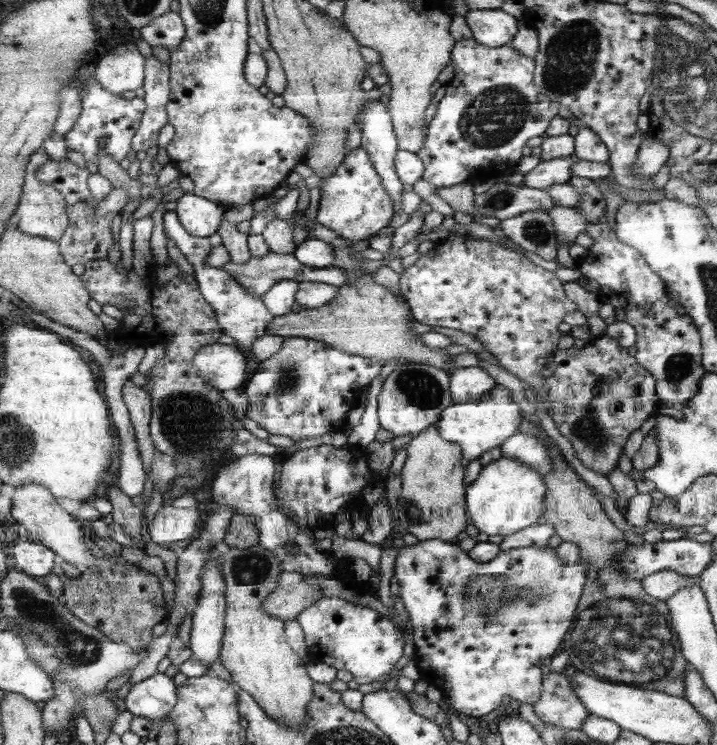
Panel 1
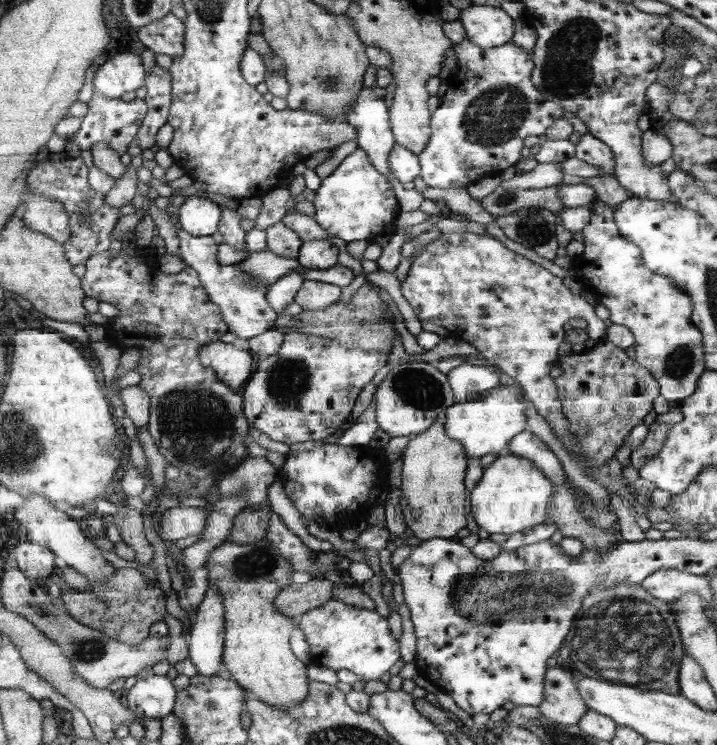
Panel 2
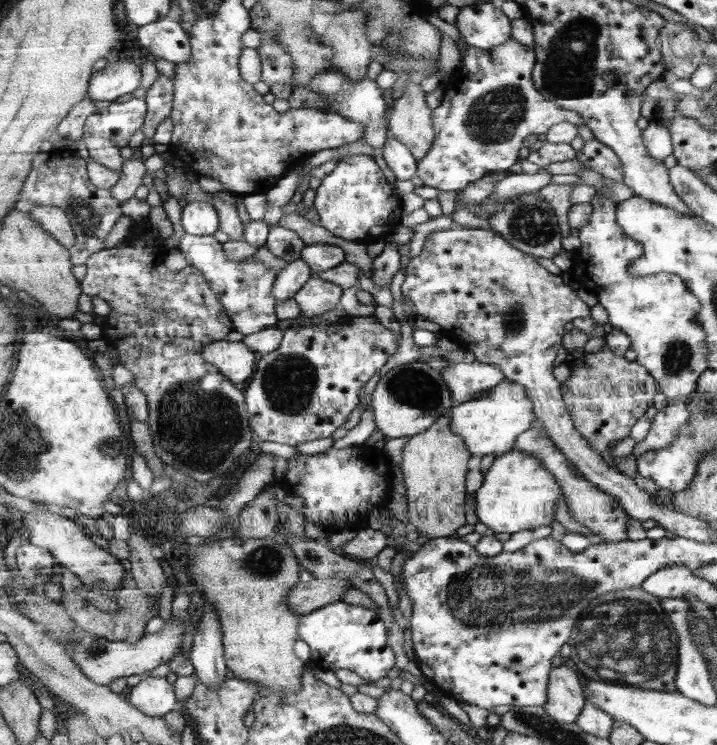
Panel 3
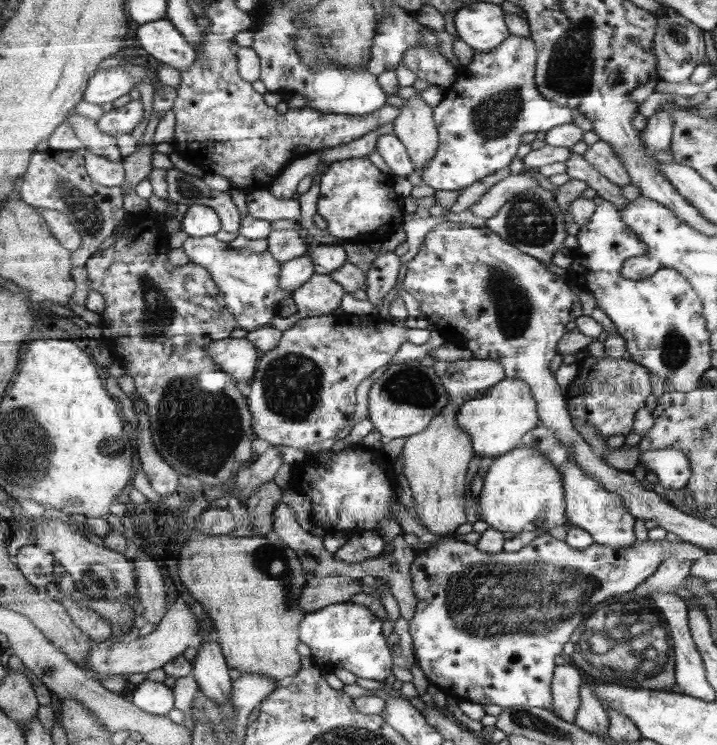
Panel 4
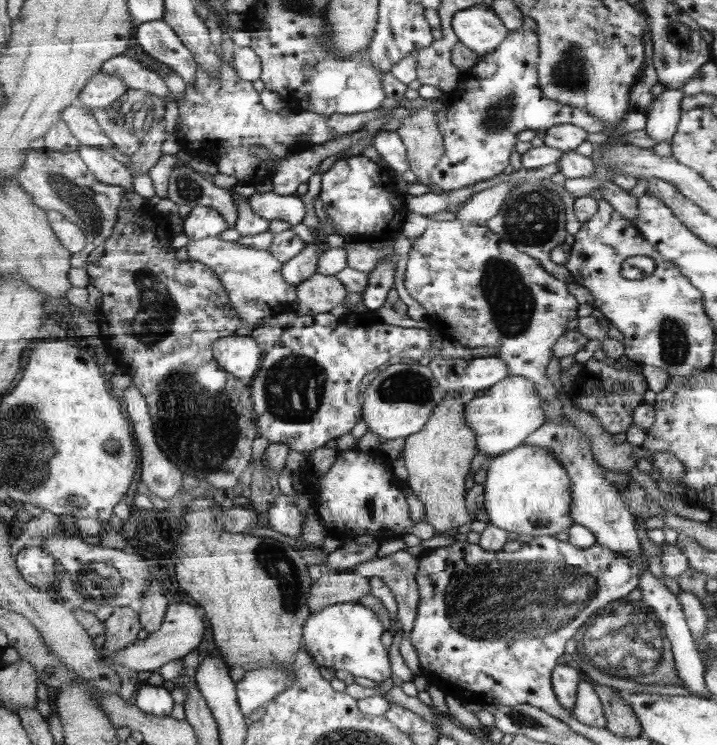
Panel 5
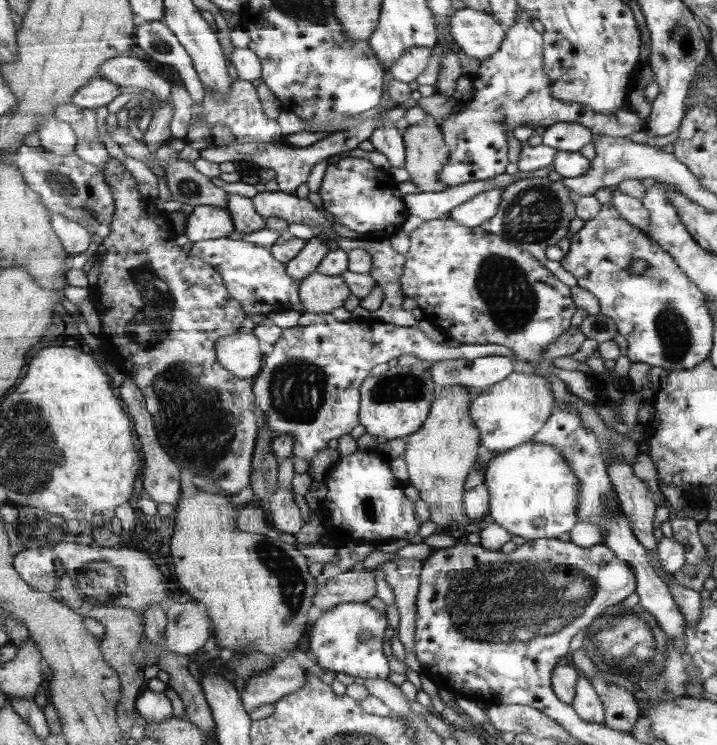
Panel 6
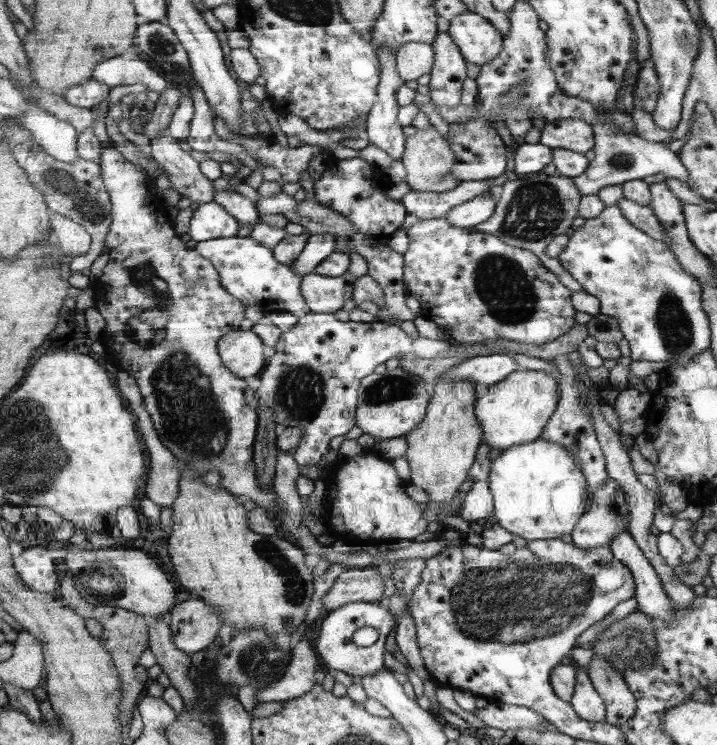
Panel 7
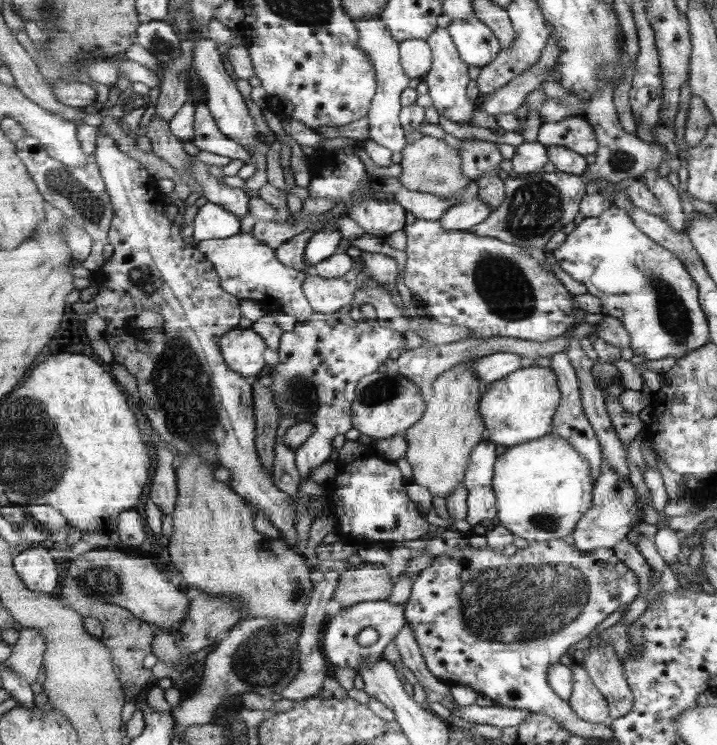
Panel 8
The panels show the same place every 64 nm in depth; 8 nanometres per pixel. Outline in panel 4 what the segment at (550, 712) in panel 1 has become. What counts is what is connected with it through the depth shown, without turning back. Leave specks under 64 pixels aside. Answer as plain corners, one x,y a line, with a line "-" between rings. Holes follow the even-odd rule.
568,663
554,670
551,690
554,694
552,712
562,720
573,722
582,702
582,674
580,670

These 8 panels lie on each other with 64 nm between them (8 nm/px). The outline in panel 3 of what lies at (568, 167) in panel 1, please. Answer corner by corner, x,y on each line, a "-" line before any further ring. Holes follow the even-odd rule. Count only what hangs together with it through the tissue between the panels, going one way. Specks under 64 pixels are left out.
540,167
535,174
512,173
506,175
500,182
496,183
493,194
484,203
480,204
484,213
486,213
484,218
494,214
493,206
495,206
495,202
503,202
503,200
520,196
520,194
537,192
537,190
552,182
552,176
552,173
546,171
546,167

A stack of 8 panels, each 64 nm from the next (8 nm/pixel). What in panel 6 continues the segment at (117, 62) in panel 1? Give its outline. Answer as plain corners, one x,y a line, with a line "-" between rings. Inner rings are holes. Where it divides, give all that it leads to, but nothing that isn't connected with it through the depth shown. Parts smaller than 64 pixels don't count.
95,77
86,86
80,88
70,102
82,108
95,110
107,106
120,94
121,86
102,77

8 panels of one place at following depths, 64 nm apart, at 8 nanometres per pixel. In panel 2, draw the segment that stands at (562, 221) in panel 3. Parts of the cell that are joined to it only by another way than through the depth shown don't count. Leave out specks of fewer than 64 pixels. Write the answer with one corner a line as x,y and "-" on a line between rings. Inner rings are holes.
554,184
541,189
506,189
498,185
489,196
482,198
481,206
495,218
508,216
510,212
516,212
522,208
546,208
556,216
556,238
558,239
558,256
564,257
567,254
566,246
573,239
573,233
566,230
560,224
560,211
564,209
564,204
558,196
558,186

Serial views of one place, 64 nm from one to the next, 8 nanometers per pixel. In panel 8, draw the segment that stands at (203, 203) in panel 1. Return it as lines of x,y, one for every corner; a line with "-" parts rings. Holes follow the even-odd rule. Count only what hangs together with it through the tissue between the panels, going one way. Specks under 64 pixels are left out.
208,202
198,209
188,231
196,243
202,240
227,239
240,232
240,218
222,205

